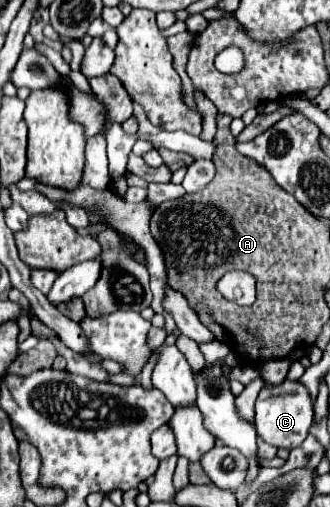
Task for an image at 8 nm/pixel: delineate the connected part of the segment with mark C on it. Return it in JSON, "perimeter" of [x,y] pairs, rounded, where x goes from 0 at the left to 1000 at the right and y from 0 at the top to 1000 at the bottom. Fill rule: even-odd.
{"perimeter":[[[858,750],[839,761],[803,761],[785,773],[785,785],[773,793],[773,844],[779,856],[827,876],[833,884],[900,884],[918,876],[918,868],[936,856],[936,844],[948,836],[948,789],[942,777],[912,753],[900,750]]]}

